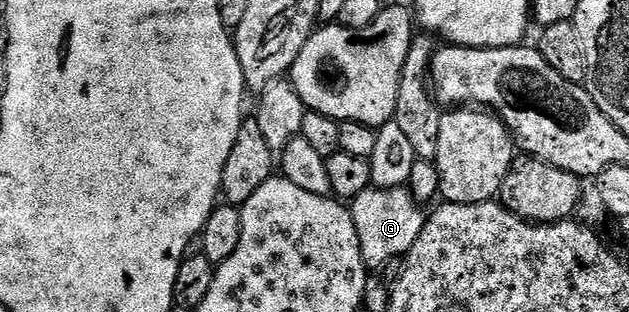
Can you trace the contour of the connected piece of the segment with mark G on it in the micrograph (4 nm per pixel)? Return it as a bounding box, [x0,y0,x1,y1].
[349,187,425,269]

